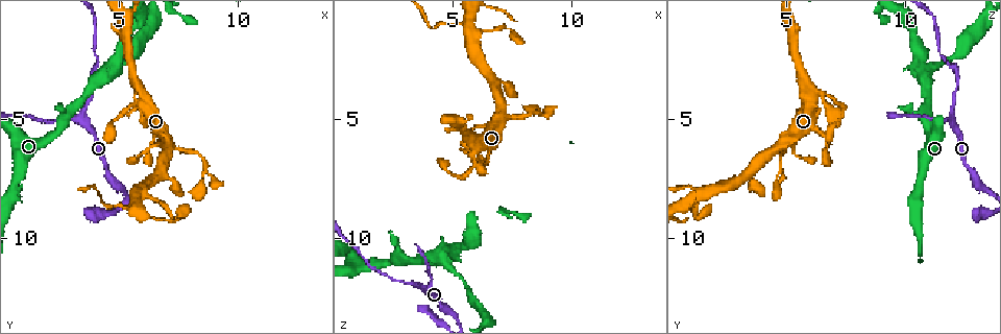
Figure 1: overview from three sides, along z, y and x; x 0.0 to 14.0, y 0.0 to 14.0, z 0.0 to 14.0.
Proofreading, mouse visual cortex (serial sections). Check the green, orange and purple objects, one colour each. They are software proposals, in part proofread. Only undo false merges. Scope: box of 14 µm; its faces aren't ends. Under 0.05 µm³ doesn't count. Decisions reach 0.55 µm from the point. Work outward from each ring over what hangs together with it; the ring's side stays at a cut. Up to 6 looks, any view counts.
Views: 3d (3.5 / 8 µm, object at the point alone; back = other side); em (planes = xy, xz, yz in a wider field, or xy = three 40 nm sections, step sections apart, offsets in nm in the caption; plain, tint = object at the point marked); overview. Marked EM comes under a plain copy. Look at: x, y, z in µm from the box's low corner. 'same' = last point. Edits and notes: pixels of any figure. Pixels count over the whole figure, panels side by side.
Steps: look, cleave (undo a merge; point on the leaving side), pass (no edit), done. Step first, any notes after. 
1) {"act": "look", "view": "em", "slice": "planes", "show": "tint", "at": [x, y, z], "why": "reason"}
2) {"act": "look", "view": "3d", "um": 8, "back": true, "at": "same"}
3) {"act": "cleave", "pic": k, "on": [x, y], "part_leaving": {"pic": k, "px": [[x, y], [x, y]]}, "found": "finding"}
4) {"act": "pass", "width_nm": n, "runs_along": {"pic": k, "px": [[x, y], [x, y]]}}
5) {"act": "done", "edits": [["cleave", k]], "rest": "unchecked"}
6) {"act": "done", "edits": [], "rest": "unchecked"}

{"act": "look", "view": "3d", "um": 3.5, "at": [4.5, 8.6, 0.9]}

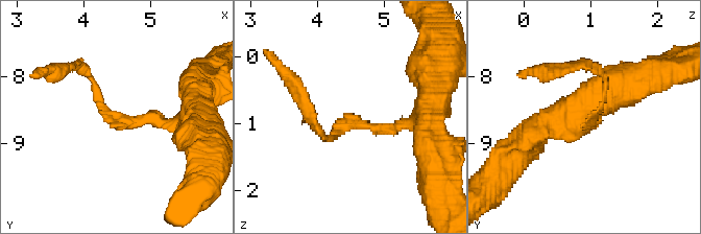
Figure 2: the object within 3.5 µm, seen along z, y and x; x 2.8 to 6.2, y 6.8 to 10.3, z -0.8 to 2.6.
{"act": "look", "view": "em", "slice": "xy", "step": 3, "show": "tint", "at": [4.50, 8.65, 1.00], "arm_widths_nm": [100, 150], "why": "shape alone is not enough"}

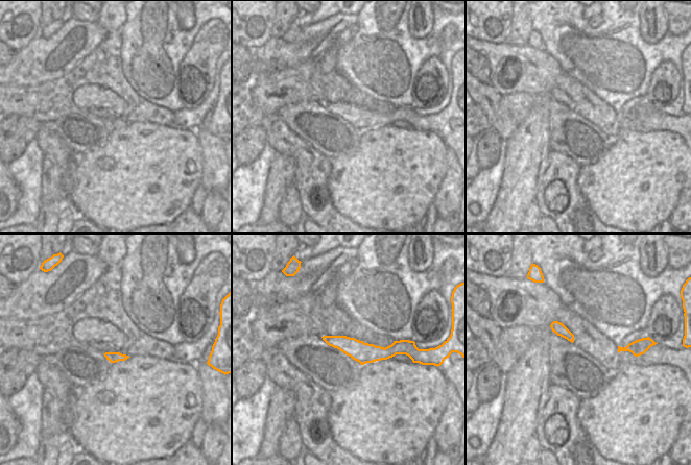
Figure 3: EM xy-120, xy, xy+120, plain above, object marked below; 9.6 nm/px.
{"act": "pass", "runs_along": {"pic": 3, "px": [[326, 338], [362, 352], [403, 342]]}, "found": "all the same cell"}

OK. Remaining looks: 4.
{"act": "look", "view": "3d", "um": 8, "at": [4.2, 3.4, 10.8], "why": "arms part here"}

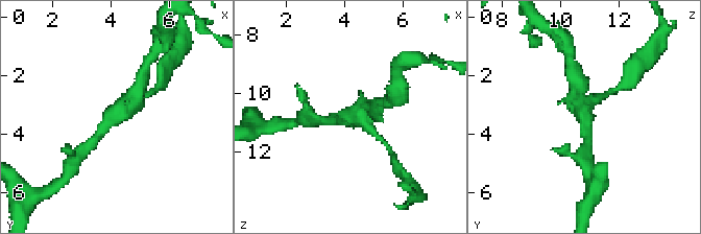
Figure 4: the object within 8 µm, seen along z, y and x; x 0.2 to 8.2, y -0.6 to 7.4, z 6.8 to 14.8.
{"act": "look", "view": "3d", "um": 3.5, "at": [4.2, 3.3, 10.7], "why": "zoom in"}

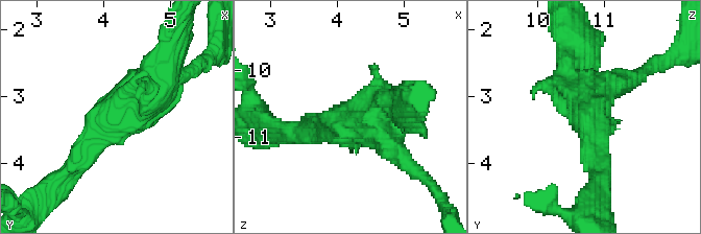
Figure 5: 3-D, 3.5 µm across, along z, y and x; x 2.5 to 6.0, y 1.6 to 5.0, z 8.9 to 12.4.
{"act": "look", "view": "em", "slice": "xy", "step": 5, "show": "tint", "at": [4.25, 3.30, 10.80]}

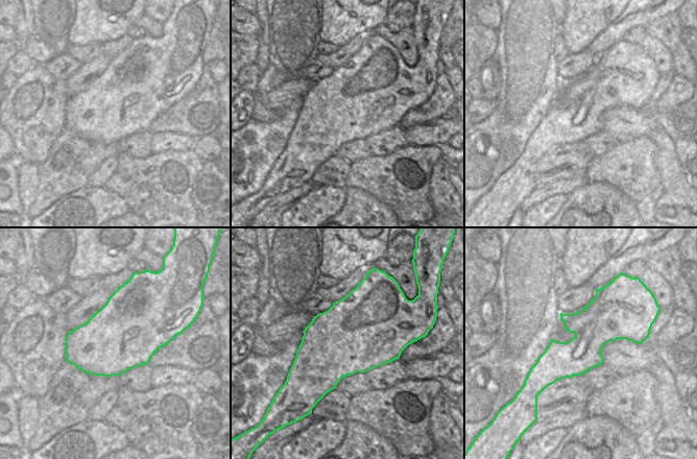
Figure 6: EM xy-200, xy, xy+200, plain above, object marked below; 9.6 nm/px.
{"act": "pass", "width_nm": 750, "runs_along": {"pic": 5, "px": [[88, 151], [136, 99], [180, 77]]}, "found": "all the same cell"}

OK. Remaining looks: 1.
{"act": "done", "edits": [], "rest": "unchecked"}

